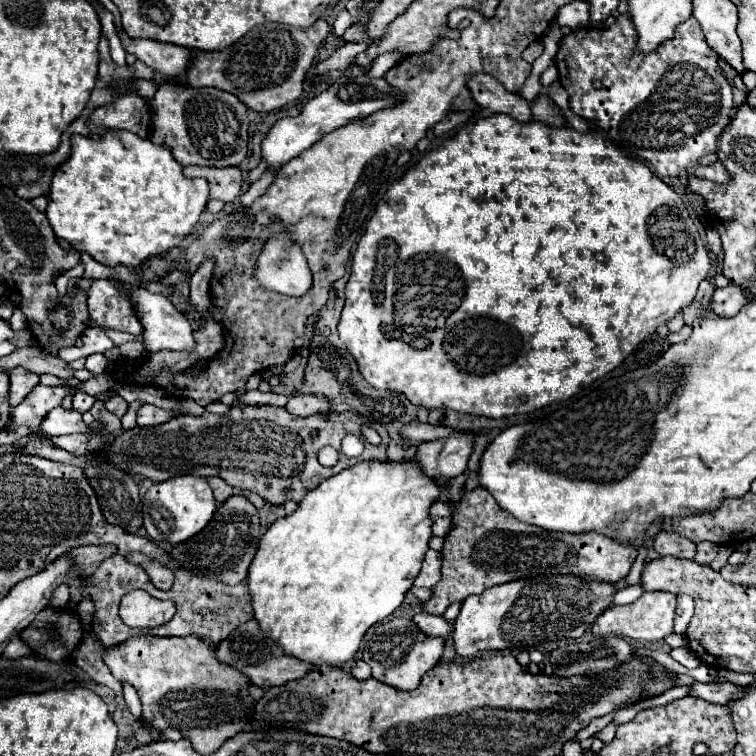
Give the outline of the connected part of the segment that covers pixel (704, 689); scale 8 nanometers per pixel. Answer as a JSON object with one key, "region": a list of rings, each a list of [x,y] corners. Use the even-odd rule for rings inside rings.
{"region":[[[696,682],[696,684],[692,684],[692,696],[698,696],[712,704],[726,704],[730,700],[738,700],[738,698],[742,698],[742,694],[744,694],[742,686],[736,686],[732,682],[716,682],[716,684]]]}

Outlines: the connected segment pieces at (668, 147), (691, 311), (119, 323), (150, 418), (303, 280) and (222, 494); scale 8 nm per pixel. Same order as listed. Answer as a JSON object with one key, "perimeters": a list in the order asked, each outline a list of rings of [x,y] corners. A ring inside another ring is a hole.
{"perimeters":[[[[620,14],[608,28],[578,28],[564,36],[554,62],[558,68],[558,80],[570,94],[572,112],[604,130],[622,154],[646,162],[662,178],[676,178],[680,170],[686,170],[688,176],[696,174],[718,184],[726,184],[726,180],[730,180],[720,162],[712,166],[698,166],[702,156],[716,152],[718,136],[730,122],[734,108],[732,88],[718,66],[718,54],[706,44],[702,28],[698,28],[694,18],[678,24],[674,38],[664,40],[654,52],[644,54],[638,52],[638,34],[630,16]],[[594,80],[600,80],[602,86],[594,88]]],[[[704,280],[698,288],[698,294],[696,298],[692,300],[692,304],[688,304],[682,314],[684,314],[684,322],[686,324],[692,324],[696,318],[702,318],[702,316],[708,316],[710,314],[710,296],[714,292],[714,284],[710,284],[708,280]]],[[[94,280],[88,290],[88,312],[102,328],[128,334],[142,334],[142,324],[134,316],[128,296],[110,280]]],[[[144,404],[136,414],[136,424],[138,426],[158,426],[158,424],[164,424],[170,418],[178,416],[178,414],[180,412],[176,412],[176,410],[164,410],[164,408],[158,408],[152,404]]],[[[276,234],[274,238],[270,238],[264,246],[264,250],[258,256],[258,264],[256,264],[256,280],[266,288],[266,290],[276,290],[280,294],[286,296],[304,296],[310,286],[312,286],[312,276],[310,276],[310,268],[306,264],[306,258],[302,256],[302,250],[298,248],[298,244],[294,244],[286,234]]],[[[218,476],[208,478],[208,482],[210,482],[210,486],[212,486],[212,490],[214,490],[214,498],[216,498],[218,502],[224,502],[224,500],[228,500],[232,494],[236,494],[236,490],[234,490],[230,484],[226,484],[222,478],[218,478]]]]}

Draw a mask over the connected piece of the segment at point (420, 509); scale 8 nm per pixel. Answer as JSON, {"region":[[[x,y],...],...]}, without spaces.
{"region":[[[386,460],[386,462],[358,462],[350,468],[346,468],[344,472],[320,482],[314,490],[310,490],[310,494],[306,494],[302,498],[302,502],[298,504],[296,512],[290,516],[284,516],[280,520],[276,520],[268,532],[262,536],[258,552],[250,564],[250,572],[248,572],[248,588],[252,594],[252,606],[254,606],[254,618],[258,620],[260,628],[272,636],[286,654],[296,656],[298,660],[306,660],[310,664],[334,664],[334,666],[342,666],[346,662],[350,662],[362,642],[362,636],[366,634],[366,630],[378,622],[380,618],[390,616],[402,602],[406,592],[410,590],[410,586],[414,584],[414,578],[418,576],[420,568],[422,568],[422,560],[424,554],[428,550],[428,540],[432,538],[432,518],[430,518],[430,506],[440,498],[440,486],[436,478],[430,478],[422,472],[420,464],[414,460]]]}

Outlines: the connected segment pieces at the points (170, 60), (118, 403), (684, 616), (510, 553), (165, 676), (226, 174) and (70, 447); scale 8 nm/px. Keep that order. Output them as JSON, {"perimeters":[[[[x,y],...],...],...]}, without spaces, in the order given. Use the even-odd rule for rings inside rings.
{"perimeters":[[[[118,28],[118,36],[122,40],[122,46],[126,52],[134,54],[138,60],[142,60],[146,66],[150,66],[154,72],[162,72],[162,76],[184,76],[186,64],[190,64],[190,56],[194,56],[192,50],[164,44],[158,40],[148,38],[132,38],[122,28]]],[[[112,396],[106,404],[104,404],[112,414],[116,414],[118,418],[122,418],[124,414],[126,414],[126,408],[128,408],[128,402],[124,400],[124,398],[120,398],[120,396]]],[[[680,594],[678,606],[676,606],[676,618],[674,618],[674,632],[684,634],[690,618],[692,618],[692,600],[690,600],[690,596]]],[[[486,488],[464,494],[458,506],[452,504],[452,514],[454,528],[442,548],[442,580],[436,584],[434,596],[422,604],[422,610],[428,614],[440,616],[452,602],[462,602],[470,594],[480,594],[496,584],[536,574],[580,574],[616,584],[628,576],[636,560],[636,548],[632,544],[620,544],[598,532],[550,532],[520,522],[502,510]]],[[[140,636],[130,638],[120,646],[104,650],[104,664],[110,668],[116,680],[128,680],[144,706],[144,718],[158,726],[158,730],[176,728],[188,738],[196,752],[210,754],[216,752],[228,738],[242,732],[248,724],[256,702],[252,700],[248,686],[250,680],[246,674],[236,668],[220,662],[216,658],[216,646],[206,644],[200,636],[184,636],[184,638],[158,638],[158,636]]],[[[188,166],[184,168],[186,176],[192,178],[206,178],[210,182],[210,196],[220,198],[224,202],[232,202],[244,184],[242,170],[238,166],[230,168],[200,168],[200,166]]],[[[78,434],[54,436],[52,438],[52,446],[62,448],[62,450],[70,452],[72,456],[82,456],[86,452],[86,436],[78,436]]]]}

